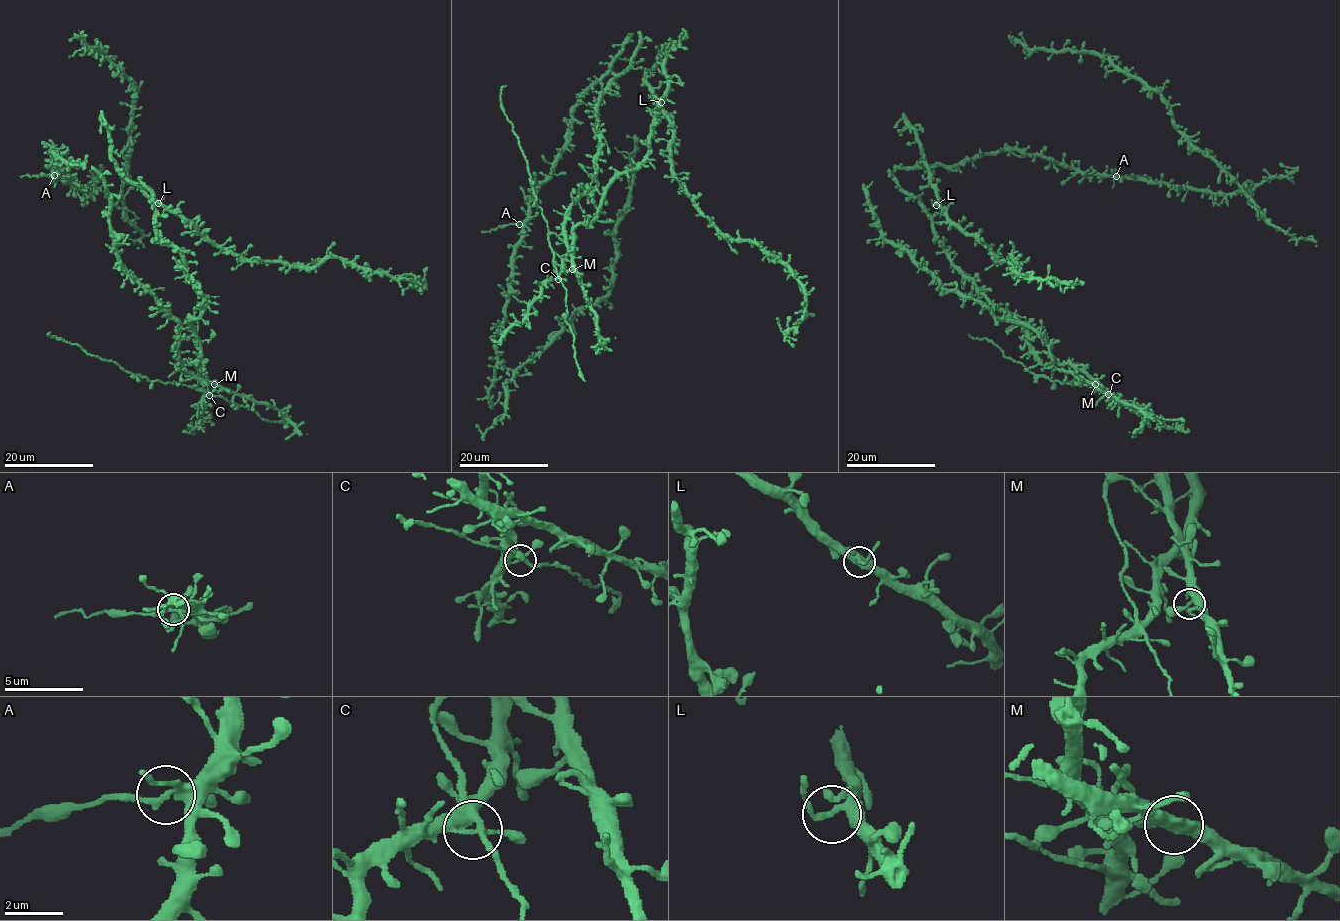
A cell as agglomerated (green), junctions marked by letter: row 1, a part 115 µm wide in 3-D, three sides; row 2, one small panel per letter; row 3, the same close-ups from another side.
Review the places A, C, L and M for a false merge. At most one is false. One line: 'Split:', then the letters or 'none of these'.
Split: A

